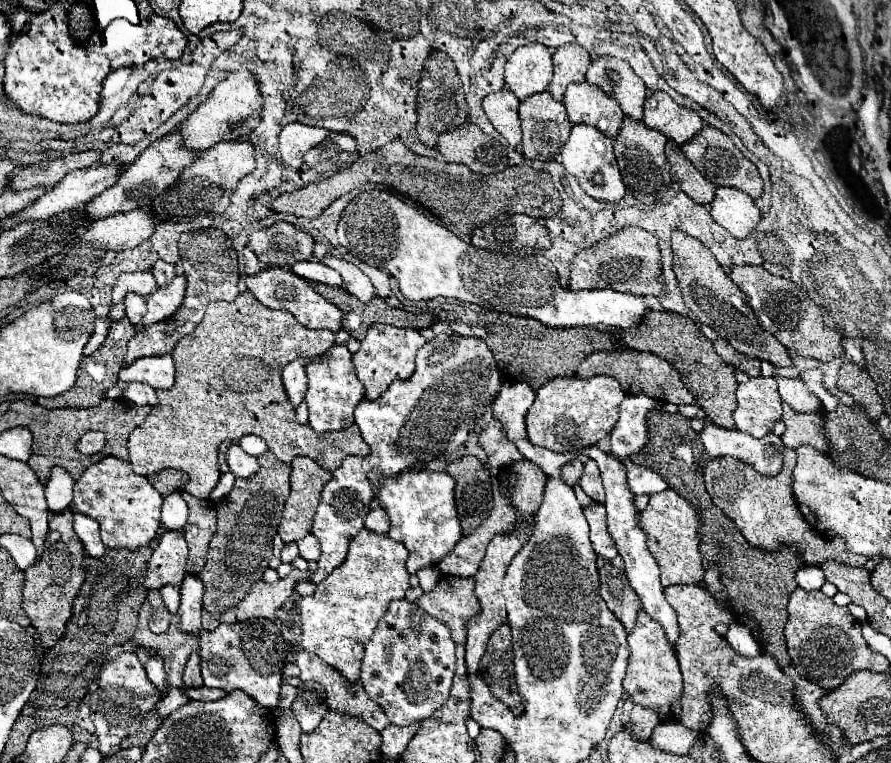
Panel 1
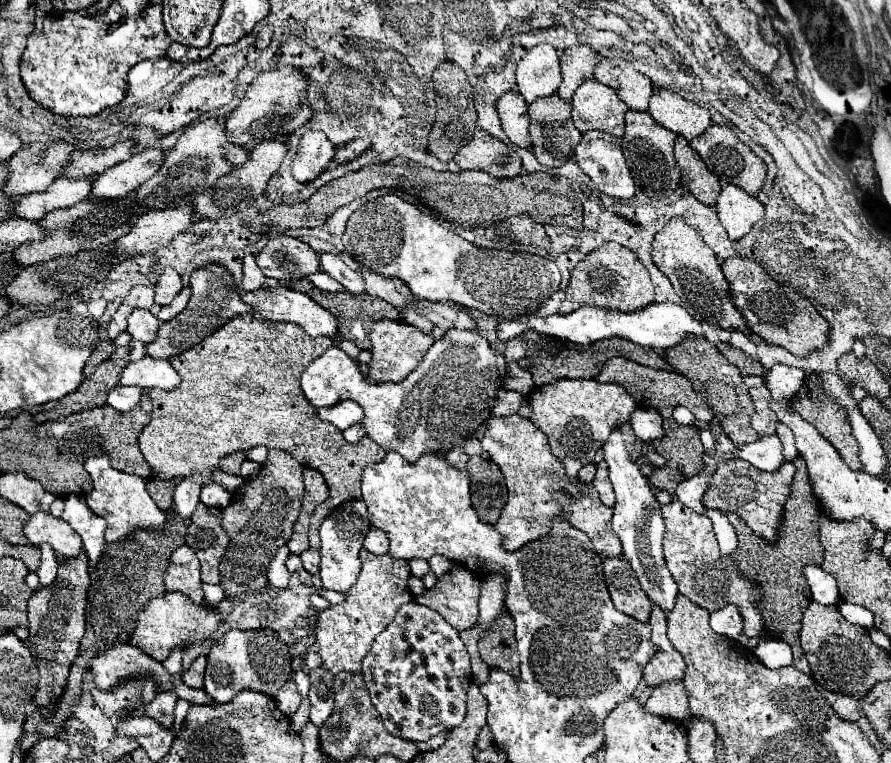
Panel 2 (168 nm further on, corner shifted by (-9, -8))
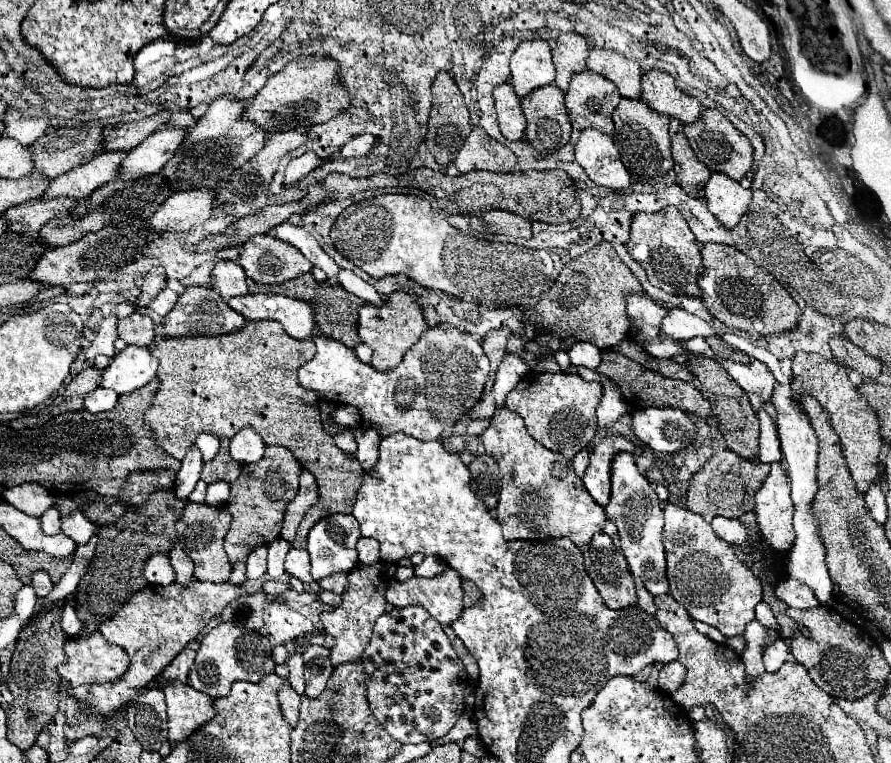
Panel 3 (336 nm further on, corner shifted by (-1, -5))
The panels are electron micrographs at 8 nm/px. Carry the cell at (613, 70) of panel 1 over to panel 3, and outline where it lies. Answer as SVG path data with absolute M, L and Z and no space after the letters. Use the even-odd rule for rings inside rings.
M591 49L587 57L587 69L613 81L619 93L627 99L641 97L641 69L635 61L607 49Z

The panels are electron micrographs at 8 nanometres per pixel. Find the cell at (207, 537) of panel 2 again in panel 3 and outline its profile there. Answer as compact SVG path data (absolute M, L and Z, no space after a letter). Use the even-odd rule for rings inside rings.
M187 503L183 517L177 521L177 535L181 549L195 561L195 577L199 581L211 581L211 583L225 583L231 575L231 565L227 559L227 553L223 549L223 539L229 529L229 511L221 511L219 507L211 507L205 503Z

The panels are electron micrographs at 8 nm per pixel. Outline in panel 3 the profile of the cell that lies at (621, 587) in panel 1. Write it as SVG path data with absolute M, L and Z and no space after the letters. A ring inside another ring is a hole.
M599 533L589 545L583 547L585 569L593 579L609 609L625 609L637 605L635 581L627 561L611 541L609 535Z

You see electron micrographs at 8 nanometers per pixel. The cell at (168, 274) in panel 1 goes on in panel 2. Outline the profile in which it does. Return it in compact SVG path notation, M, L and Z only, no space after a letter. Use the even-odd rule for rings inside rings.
M165 268L155 284L155 304L157 306L171 304L171 300L181 292L181 288L183 288L181 276L173 268Z

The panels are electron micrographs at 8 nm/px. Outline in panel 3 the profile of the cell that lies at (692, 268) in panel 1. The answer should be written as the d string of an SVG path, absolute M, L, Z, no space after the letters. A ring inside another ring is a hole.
M665 207L659 213L637 213L631 225L631 237L627 243L629 255L645 269L649 281L673 295L701 297L697 279L701 275L701 249L695 235L687 227L681 213L673 207Z

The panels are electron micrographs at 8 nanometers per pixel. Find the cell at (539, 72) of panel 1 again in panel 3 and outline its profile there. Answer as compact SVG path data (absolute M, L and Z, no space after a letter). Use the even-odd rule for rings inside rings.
M543 39L523 41L511 55L511 85L517 97L555 81L551 47Z

